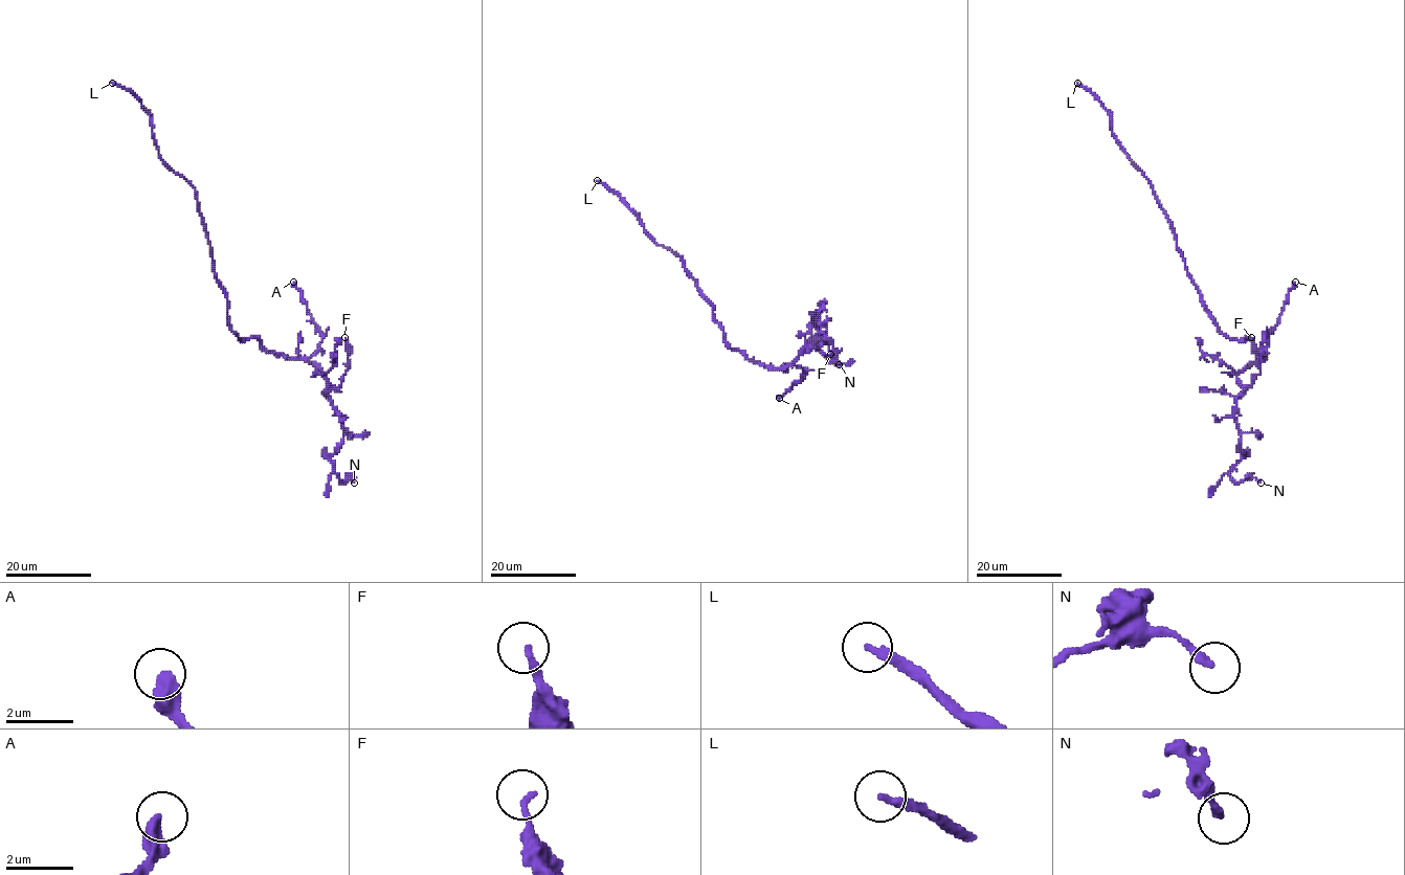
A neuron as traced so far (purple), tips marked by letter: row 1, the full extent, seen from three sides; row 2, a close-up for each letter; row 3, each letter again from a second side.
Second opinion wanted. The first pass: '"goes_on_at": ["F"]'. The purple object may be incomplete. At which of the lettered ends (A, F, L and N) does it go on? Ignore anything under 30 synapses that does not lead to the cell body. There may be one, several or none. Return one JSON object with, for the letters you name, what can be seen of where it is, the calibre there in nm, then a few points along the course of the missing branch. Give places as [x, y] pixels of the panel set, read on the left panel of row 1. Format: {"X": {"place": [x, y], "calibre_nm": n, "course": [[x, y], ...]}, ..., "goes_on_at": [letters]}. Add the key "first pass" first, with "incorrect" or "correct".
{"first pass": "incorrect", "L": {"place": [112, 83], "calibre_nm": 240}, "goes_on_at": ["L"]}

